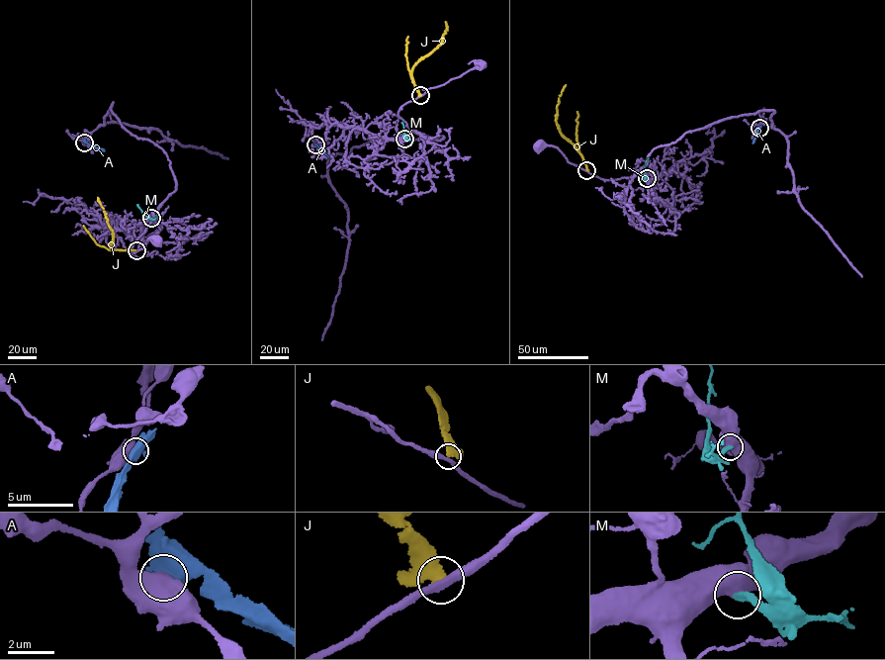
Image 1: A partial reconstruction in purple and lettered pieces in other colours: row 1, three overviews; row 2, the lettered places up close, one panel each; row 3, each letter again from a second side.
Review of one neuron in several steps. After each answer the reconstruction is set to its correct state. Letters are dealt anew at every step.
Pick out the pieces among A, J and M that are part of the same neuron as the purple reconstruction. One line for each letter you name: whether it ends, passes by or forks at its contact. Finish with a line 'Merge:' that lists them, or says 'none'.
Merge: none

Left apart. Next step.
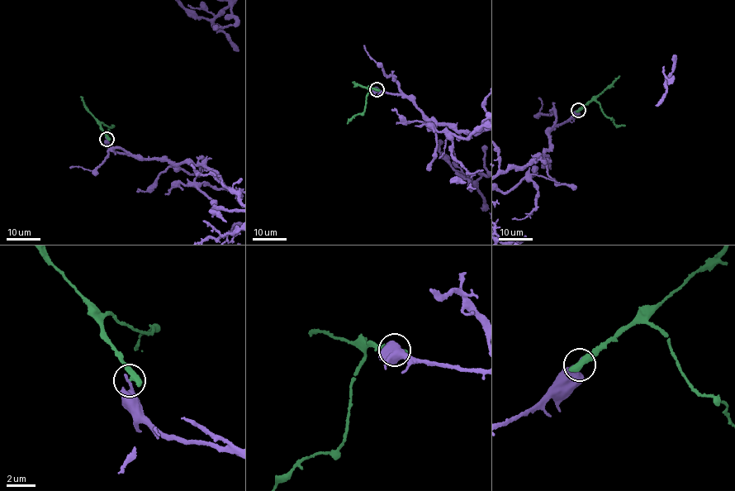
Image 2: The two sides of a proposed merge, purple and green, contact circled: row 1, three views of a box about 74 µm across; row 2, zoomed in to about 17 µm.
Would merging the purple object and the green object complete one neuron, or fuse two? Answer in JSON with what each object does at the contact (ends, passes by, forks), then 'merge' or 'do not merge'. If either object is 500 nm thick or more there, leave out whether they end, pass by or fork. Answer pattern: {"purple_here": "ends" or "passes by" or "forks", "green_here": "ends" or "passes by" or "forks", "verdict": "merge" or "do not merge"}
{"purple_here": "ends", "green_here": "ends", "verdict": "do not merge"}

